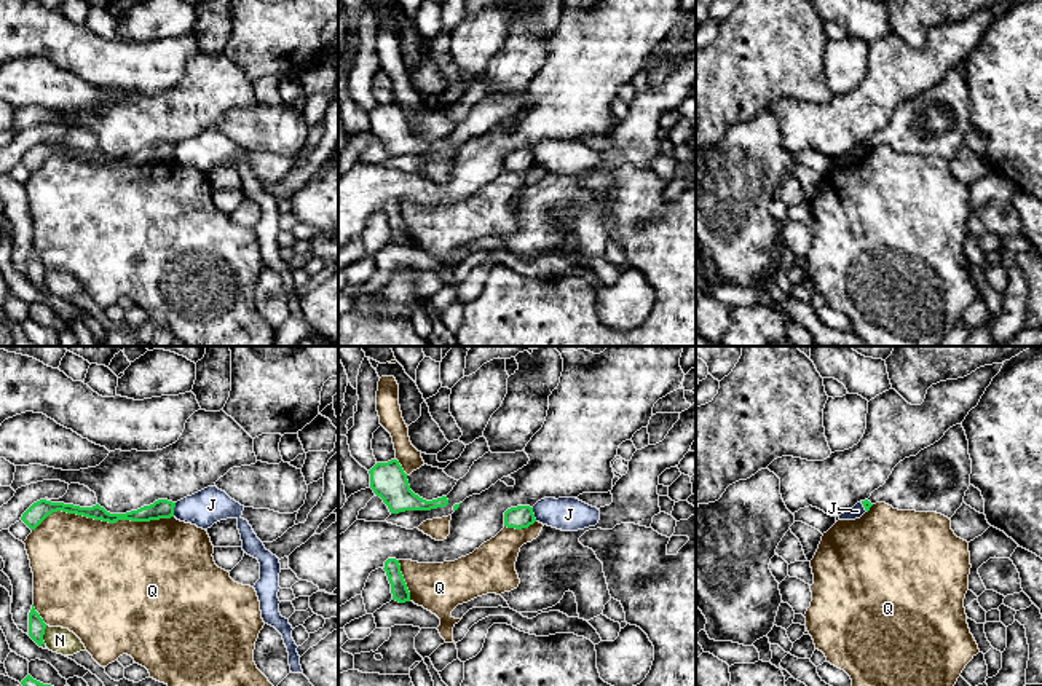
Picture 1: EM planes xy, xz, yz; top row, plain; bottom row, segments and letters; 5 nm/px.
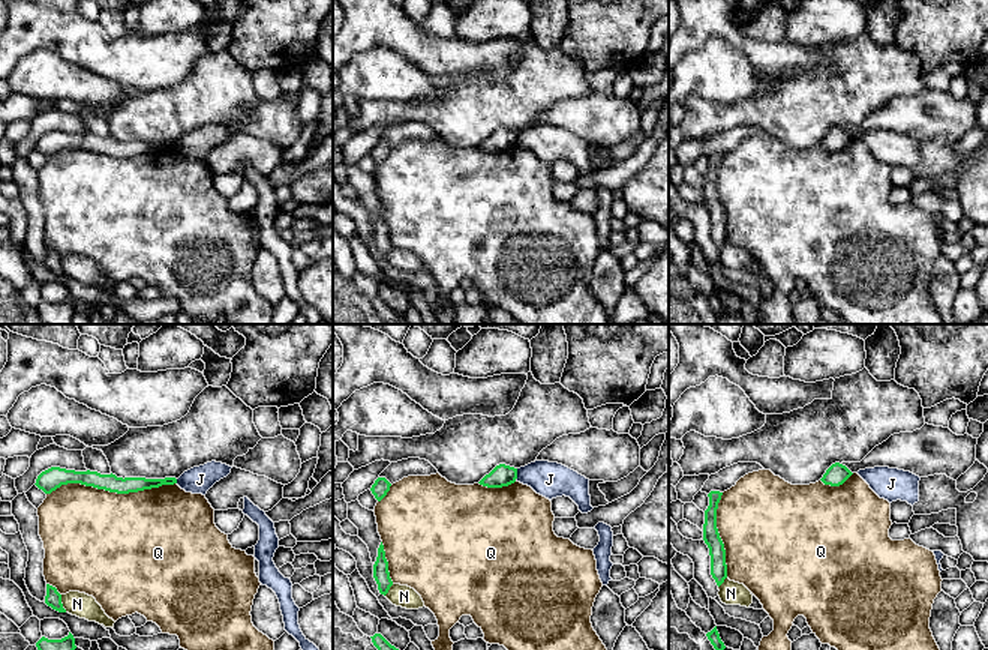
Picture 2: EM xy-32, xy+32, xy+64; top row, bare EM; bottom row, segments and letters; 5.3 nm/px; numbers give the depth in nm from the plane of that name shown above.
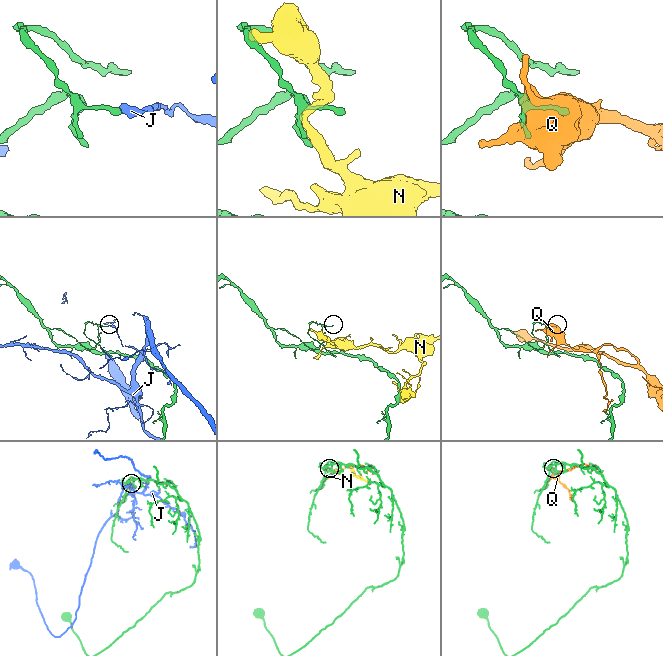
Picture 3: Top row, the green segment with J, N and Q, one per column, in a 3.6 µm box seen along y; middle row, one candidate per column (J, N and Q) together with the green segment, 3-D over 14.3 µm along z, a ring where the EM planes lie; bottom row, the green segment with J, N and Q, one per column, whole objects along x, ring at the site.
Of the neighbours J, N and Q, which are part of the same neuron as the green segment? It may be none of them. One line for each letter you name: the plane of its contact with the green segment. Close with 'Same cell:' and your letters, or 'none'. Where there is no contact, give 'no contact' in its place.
Same cell: none

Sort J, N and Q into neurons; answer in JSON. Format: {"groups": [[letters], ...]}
{"groups": [["J"], ["N"], ["Q"]]}

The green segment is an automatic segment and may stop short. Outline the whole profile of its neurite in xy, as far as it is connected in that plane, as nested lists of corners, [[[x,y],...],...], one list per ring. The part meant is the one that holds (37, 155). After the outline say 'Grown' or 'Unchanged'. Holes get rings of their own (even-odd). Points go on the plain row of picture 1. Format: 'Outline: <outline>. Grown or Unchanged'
Outline: [[[40,142],[34,145],[21,160],[21,163],[30,171],[35,172],[48,158],[53,155],[62,153],[67,156],[77,156],[94,163],[102,163],[109,166],[115,166],[118,163],[131,163],[131,164],[150,164],[160,161],[174,160],[176,145],[168,142],[158,142],[150,148],[144,148],[137,153],[131,153],[126,156],[110,156],[99,147],[93,150],[80,150],[73,147],[64,145],[51,145],[46,142]]]. Unchanged

